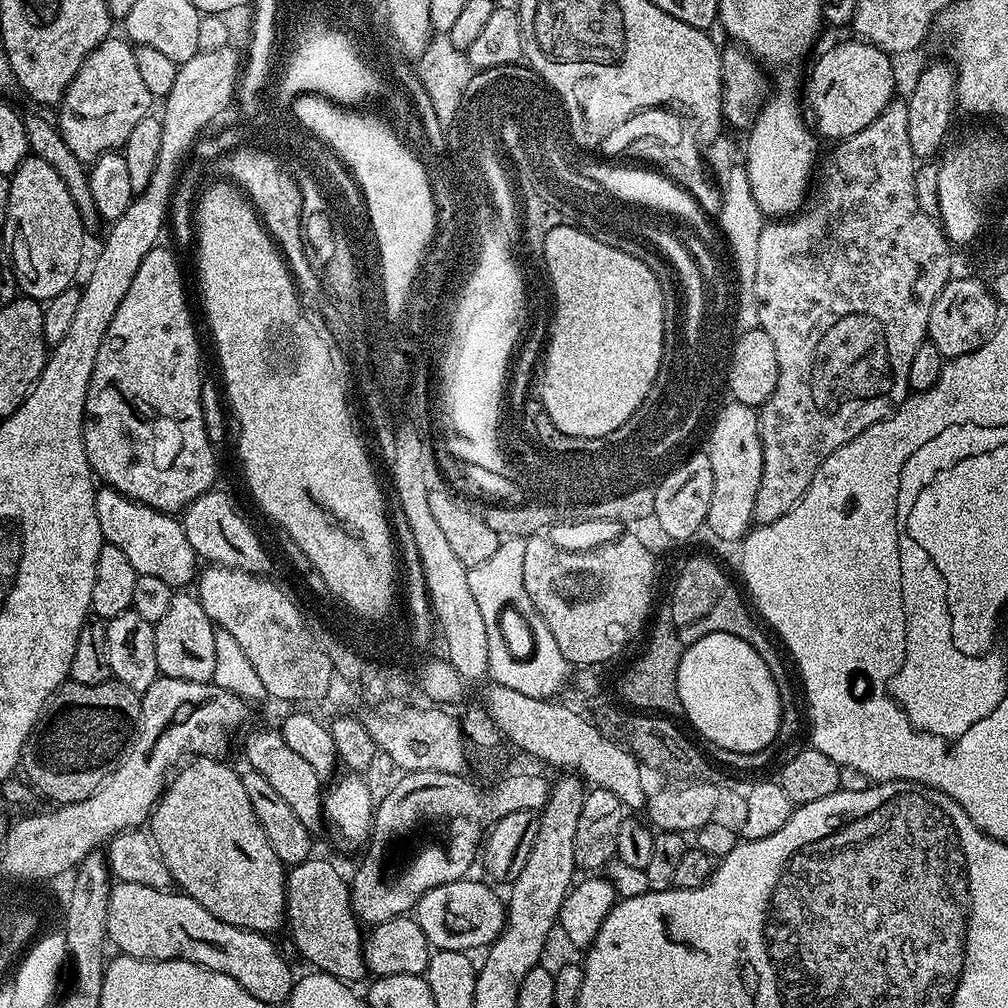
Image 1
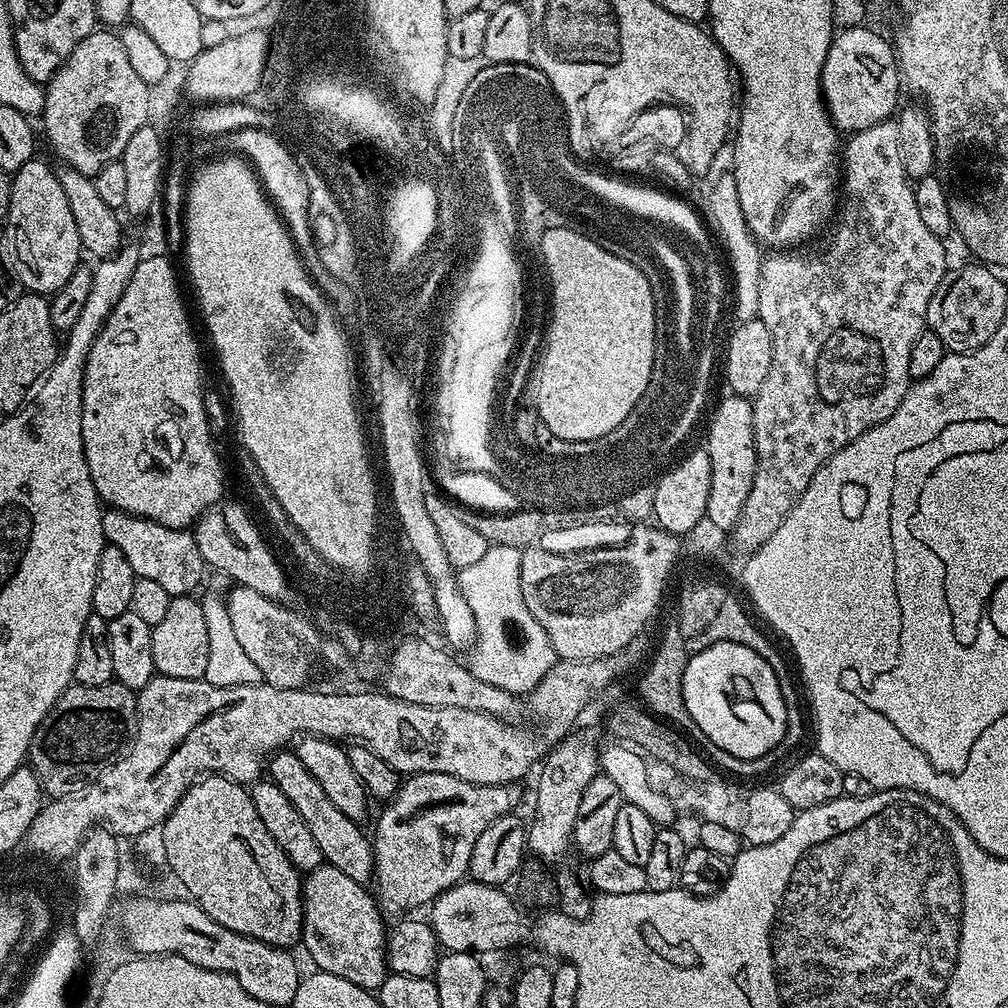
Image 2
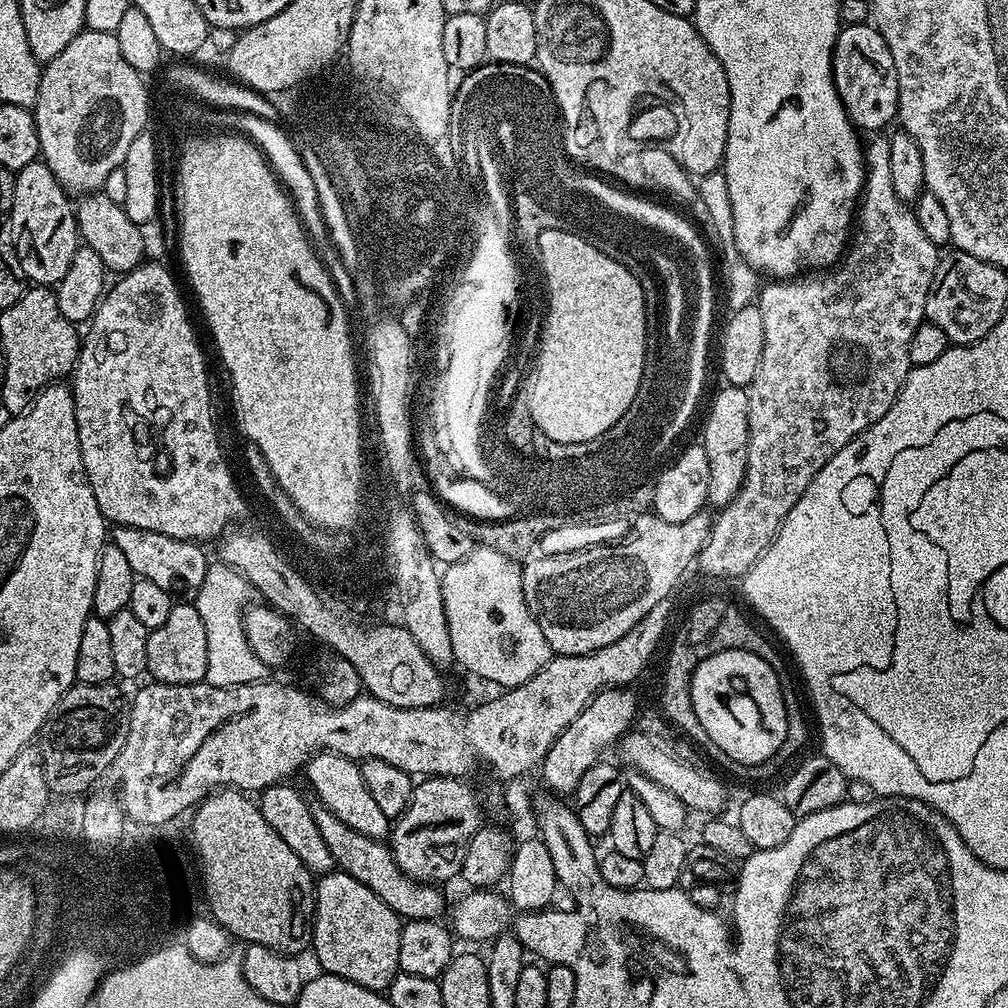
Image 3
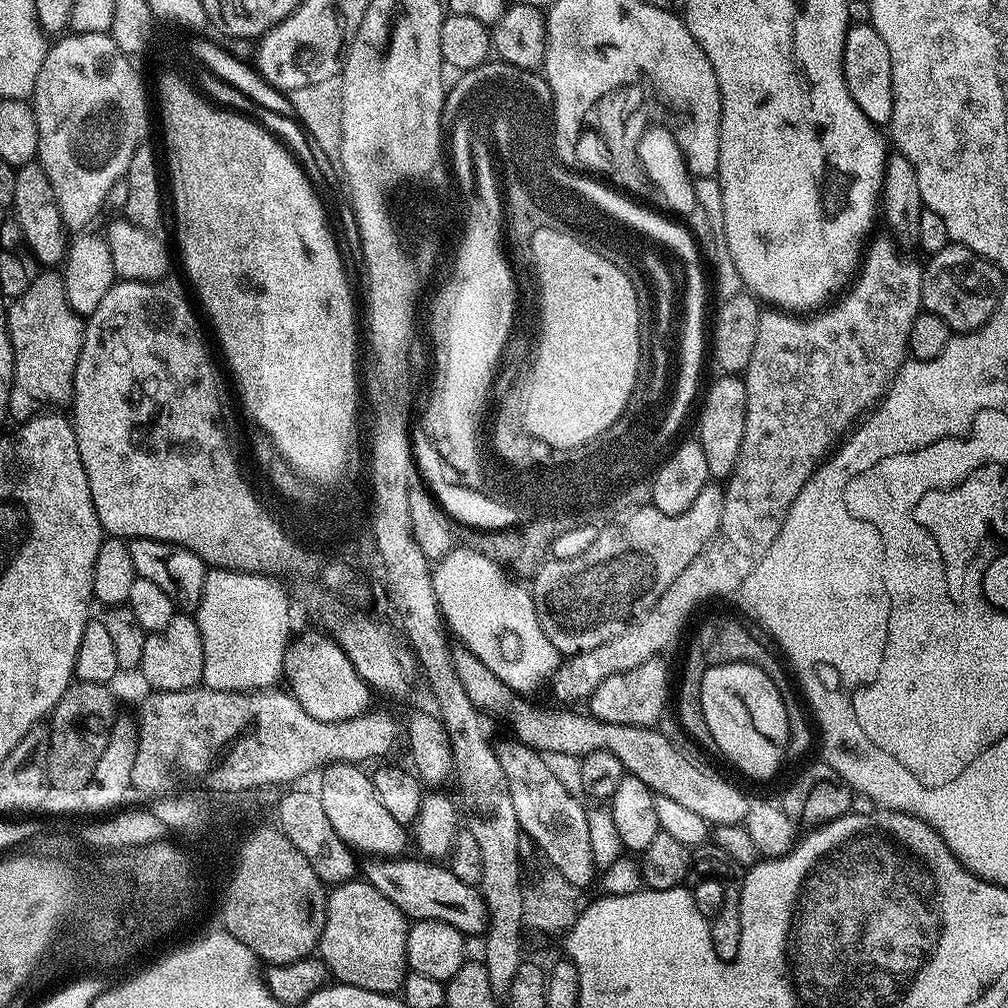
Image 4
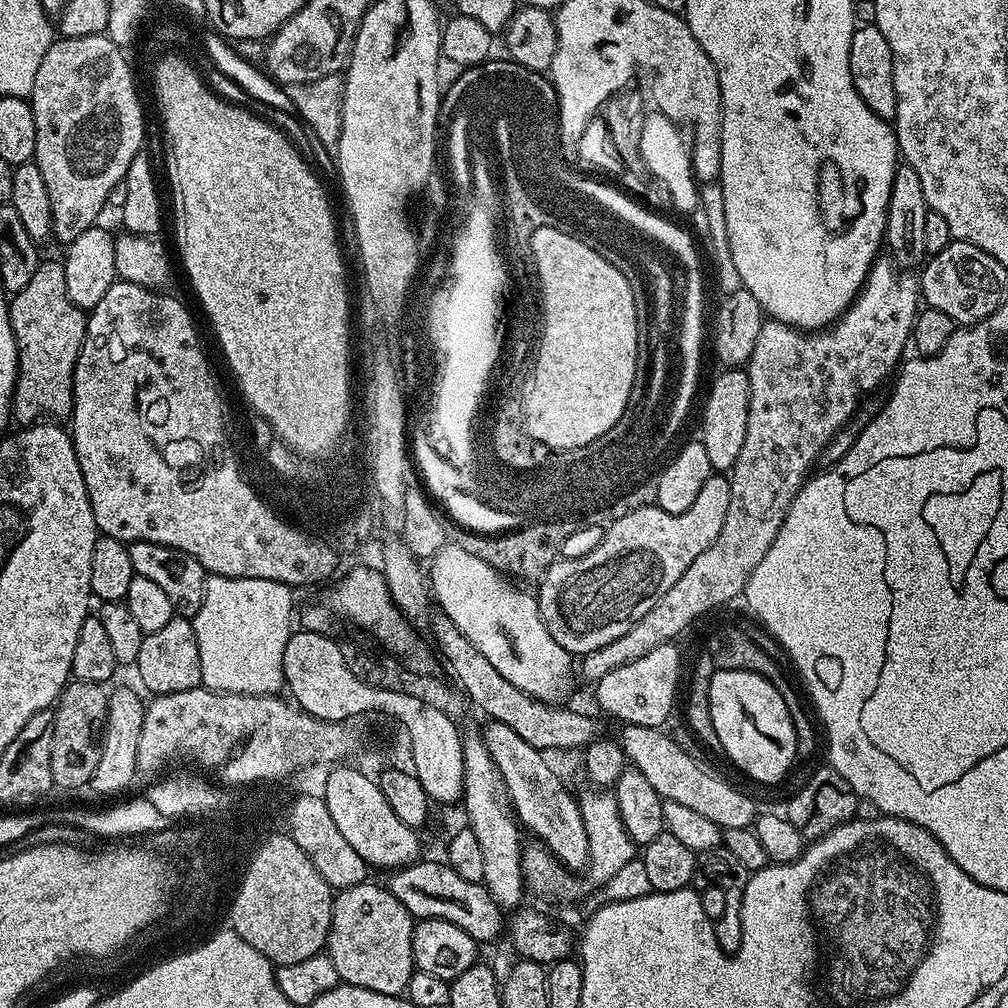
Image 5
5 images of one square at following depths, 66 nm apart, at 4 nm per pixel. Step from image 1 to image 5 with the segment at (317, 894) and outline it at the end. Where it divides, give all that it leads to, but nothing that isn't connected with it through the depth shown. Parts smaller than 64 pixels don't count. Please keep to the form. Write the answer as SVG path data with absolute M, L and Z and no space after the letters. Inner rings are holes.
M373 882L339 889L332 901L332 921L326 954L334 962L341 981L378 994L403 997L414 971L412 930L414 917L390 894Z

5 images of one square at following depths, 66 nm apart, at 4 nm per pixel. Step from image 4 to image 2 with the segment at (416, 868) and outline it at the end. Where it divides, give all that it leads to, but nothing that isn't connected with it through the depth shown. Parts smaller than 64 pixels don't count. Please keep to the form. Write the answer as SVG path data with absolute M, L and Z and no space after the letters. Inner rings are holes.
M292 750L273 752L266 760L266 776L274 786L278 786L278 790L282 790L282 794L286 794L286 798L290 798L290 806L302 814L302 822L306 822L314 842L318 842L318 850L322 850L324 863L342 870L346 878L354 878L354 882L367 885L373 879L376 867L369 833L367 836L357 821L346 818L346 814L342 814L342 810L330 802L318 778L306 770L302 758L298 758Z

